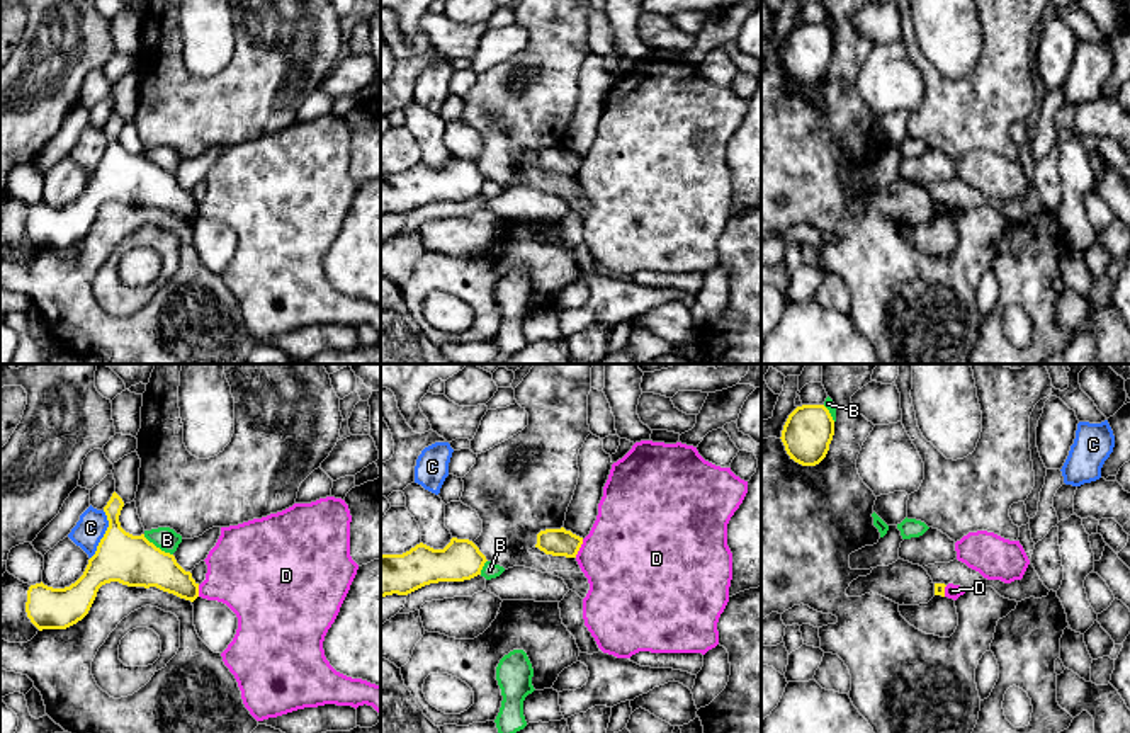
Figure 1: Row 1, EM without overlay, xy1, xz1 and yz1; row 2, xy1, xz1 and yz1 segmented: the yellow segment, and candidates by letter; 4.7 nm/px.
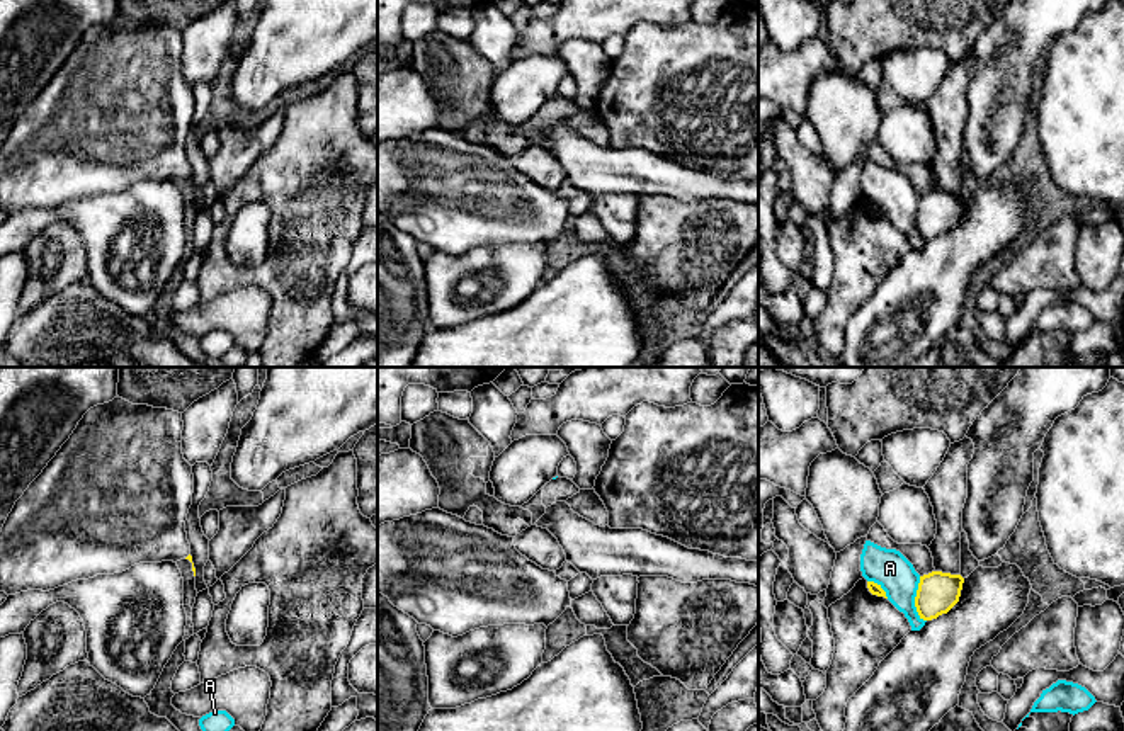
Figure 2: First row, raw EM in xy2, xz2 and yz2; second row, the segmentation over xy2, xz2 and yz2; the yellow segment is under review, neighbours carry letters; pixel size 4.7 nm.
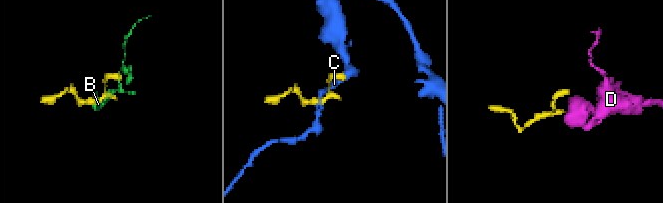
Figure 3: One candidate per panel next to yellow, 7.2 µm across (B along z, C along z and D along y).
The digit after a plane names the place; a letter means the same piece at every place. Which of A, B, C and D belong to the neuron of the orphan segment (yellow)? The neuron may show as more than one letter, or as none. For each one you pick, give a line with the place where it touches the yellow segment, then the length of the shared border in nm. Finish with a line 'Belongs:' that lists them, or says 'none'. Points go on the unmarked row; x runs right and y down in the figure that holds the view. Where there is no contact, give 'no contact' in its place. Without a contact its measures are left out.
Belongs: none

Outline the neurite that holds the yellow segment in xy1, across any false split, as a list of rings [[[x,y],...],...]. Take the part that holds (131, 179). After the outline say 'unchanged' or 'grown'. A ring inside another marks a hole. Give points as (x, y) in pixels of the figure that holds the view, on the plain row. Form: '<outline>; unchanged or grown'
[[[114,111],[104,131],[109,146],[83,194],[65,207],[41,202],[27,209],[25,231],[39,248],[66,248],[82,240],[102,204],[119,201],[127,206],[156,206],[194,221],[199,202],[185,190],[173,173],[161,170],[144,153],[133,155],[121,146],[122,117]]]; unchanged

